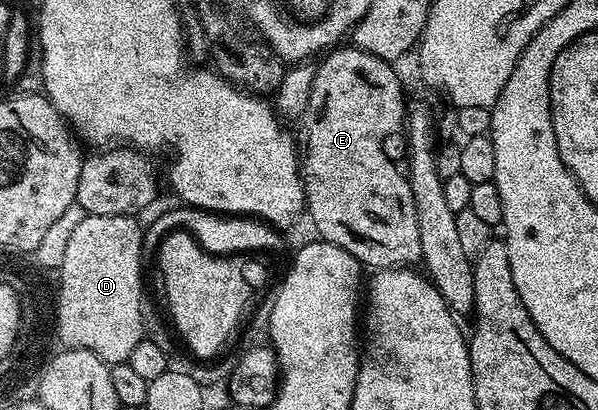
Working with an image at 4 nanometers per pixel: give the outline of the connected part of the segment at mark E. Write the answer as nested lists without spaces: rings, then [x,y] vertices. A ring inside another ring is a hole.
[[[337,46],[324,57],[325,61],[316,65],[311,82],[311,94],[307,98],[307,110],[299,117],[301,136],[299,132],[299,171],[301,183],[305,185],[305,203],[307,216],[313,219],[317,227],[316,235],[320,239],[331,242],[347,254],[351,254],[366,269],[380,270],[382,268],[403,268],[421,264],[421,247],[419,246],[419,226],[415,214],[415,198],[411,198],[411,182],[409,181],[409,161],[407,159],[407,103],[405,92],[401,89],[401,80],[392,63],[362,48]]]

